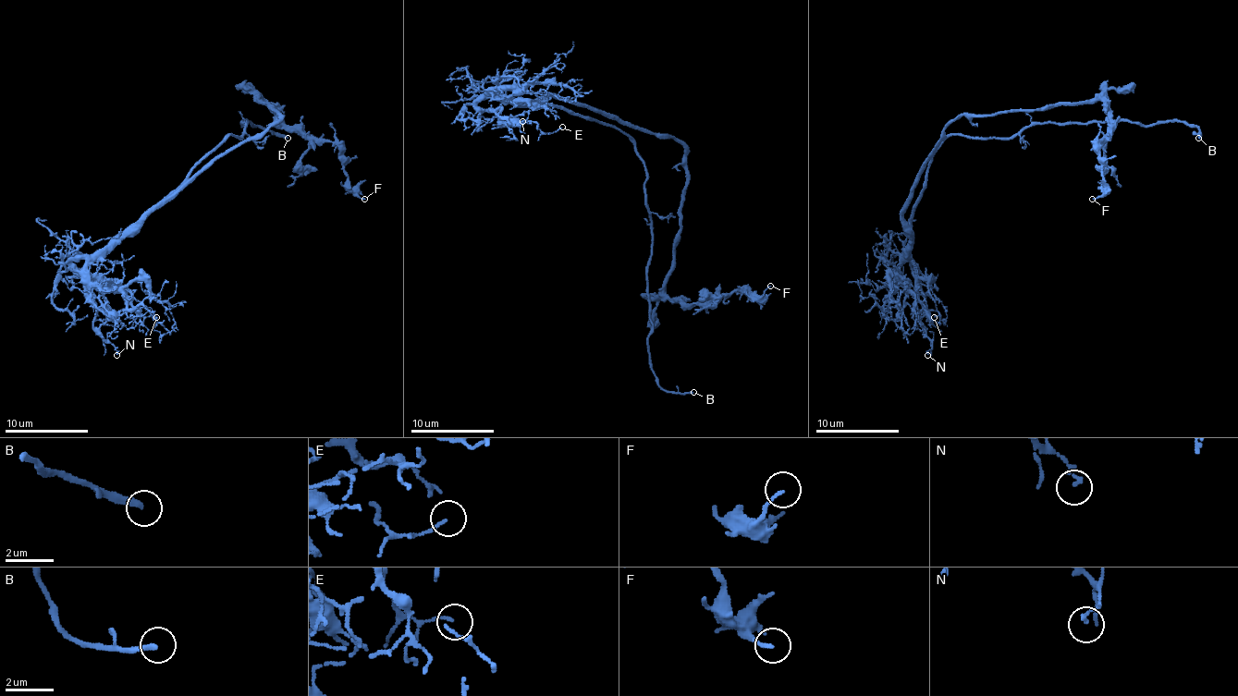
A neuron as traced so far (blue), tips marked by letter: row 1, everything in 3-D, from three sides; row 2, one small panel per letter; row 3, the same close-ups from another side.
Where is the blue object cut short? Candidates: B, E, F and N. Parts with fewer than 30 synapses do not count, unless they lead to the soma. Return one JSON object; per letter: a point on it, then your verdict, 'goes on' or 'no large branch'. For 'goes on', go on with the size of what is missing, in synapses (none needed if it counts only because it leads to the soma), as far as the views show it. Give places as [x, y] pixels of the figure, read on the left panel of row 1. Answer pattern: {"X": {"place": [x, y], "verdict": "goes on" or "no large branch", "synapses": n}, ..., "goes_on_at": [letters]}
{"B": {"place": [288, 138], "verdict": "goes on"}, "E": {"place": [156, 317], "verdict": "no large branch"}, "F": {"place": [364, 199], "verdict": "no large branch"}, "N": {"place": [116, 355], "verdict": "no large branch"}, "goes_on_at": ["B"]}

